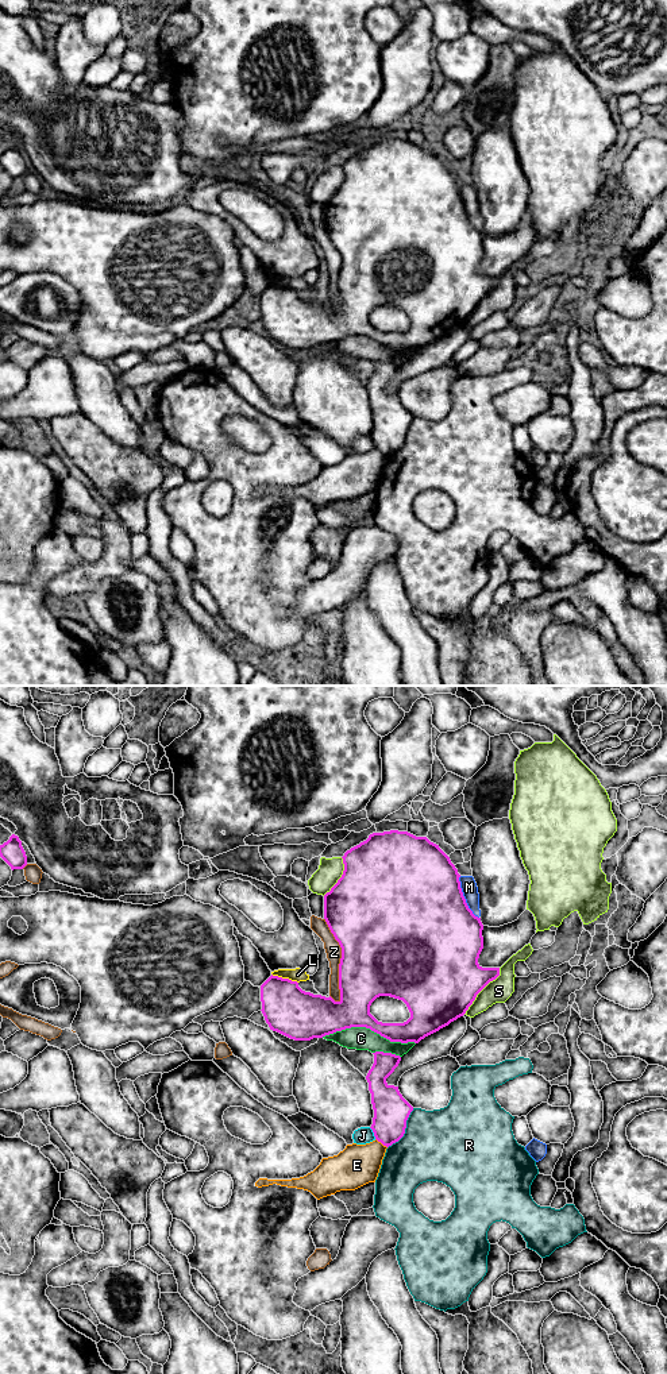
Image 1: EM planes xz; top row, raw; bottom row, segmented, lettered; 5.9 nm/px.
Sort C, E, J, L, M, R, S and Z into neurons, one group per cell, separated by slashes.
C / E / J / L / M / R / S / Z

